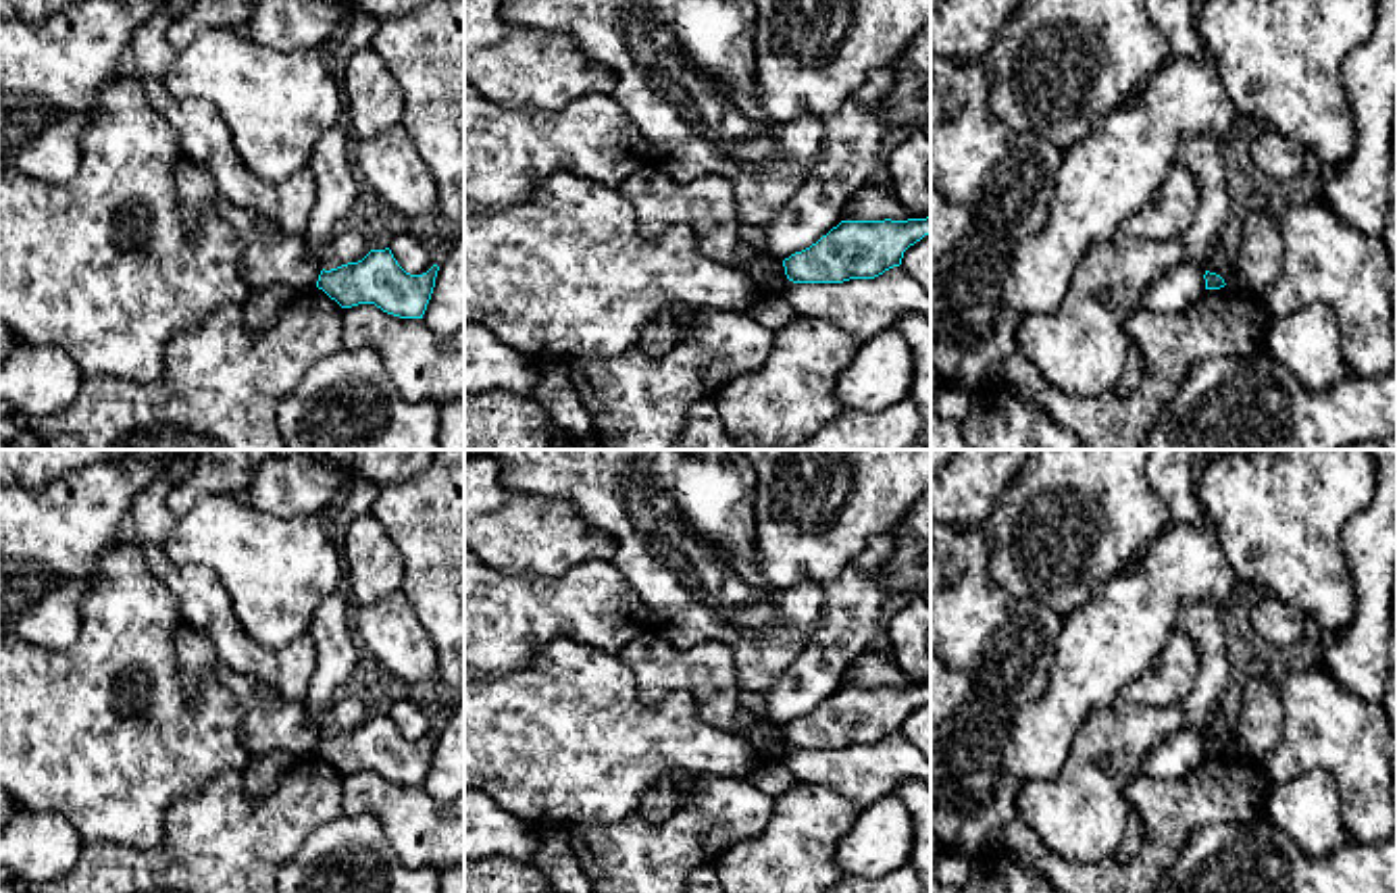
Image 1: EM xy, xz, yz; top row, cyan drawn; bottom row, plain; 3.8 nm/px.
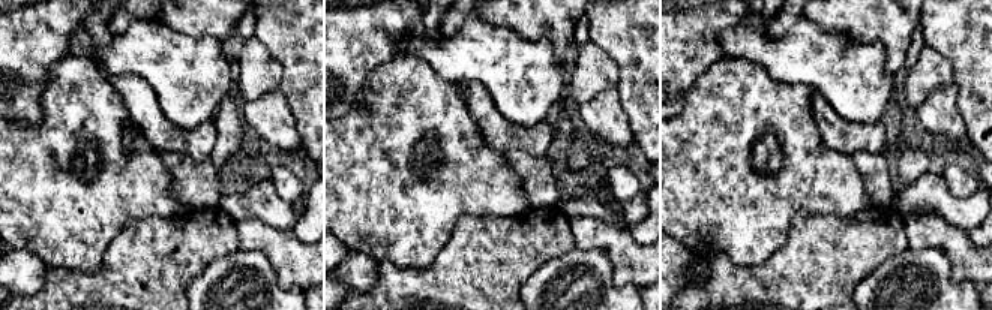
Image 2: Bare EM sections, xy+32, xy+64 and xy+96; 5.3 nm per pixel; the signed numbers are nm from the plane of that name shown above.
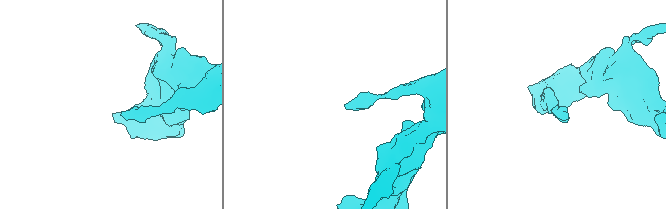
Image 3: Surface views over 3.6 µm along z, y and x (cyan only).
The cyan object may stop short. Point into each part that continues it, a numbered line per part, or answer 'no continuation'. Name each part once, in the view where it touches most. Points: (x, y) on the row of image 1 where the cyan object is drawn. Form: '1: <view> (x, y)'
no continuation

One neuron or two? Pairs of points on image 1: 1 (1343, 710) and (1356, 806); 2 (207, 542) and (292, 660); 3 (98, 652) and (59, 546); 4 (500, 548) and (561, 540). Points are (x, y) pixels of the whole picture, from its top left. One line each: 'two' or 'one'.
1: one
2: two
3: two
4: one

